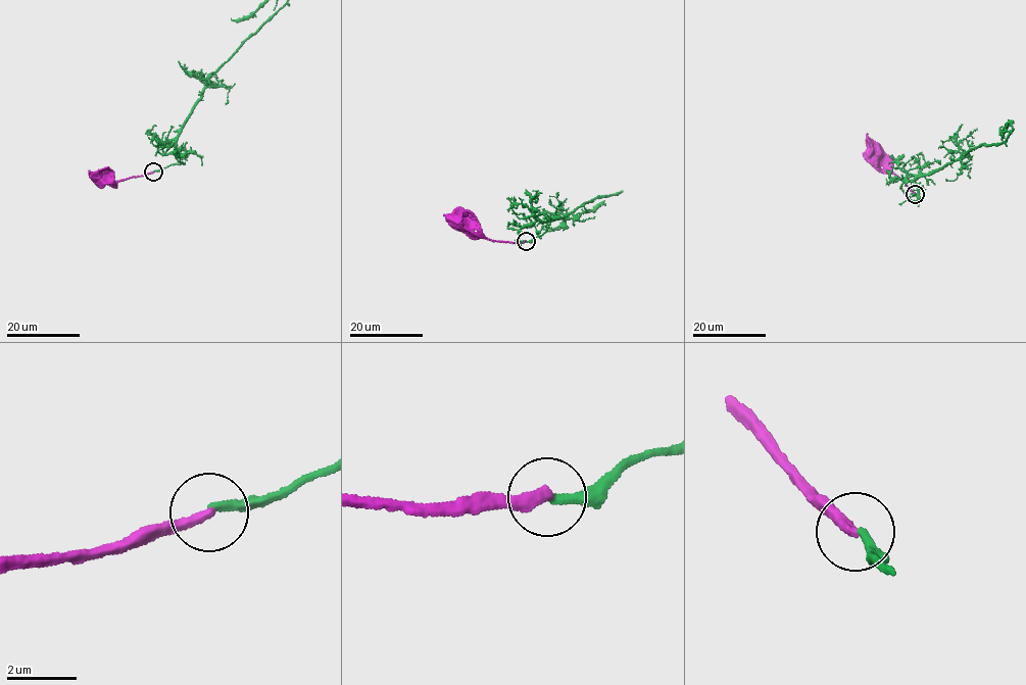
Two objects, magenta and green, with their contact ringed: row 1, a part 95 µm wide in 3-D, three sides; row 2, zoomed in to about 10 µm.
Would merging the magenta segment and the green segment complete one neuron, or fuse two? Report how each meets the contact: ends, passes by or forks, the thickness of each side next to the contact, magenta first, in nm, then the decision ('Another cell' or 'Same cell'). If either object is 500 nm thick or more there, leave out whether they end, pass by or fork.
At the ring magenta ends. At the ring green ends. Thickness 360 nm (magenta) against 240 nm. Another cell

